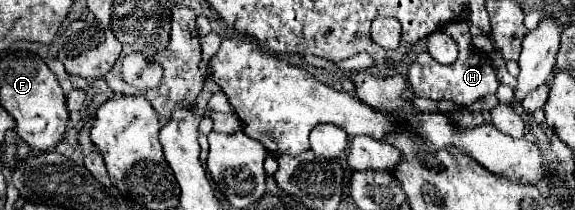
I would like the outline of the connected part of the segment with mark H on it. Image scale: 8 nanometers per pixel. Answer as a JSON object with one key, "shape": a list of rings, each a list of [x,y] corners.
{"shape":[[[460,20],[460,22],[454,22],[454,30],[460,30],[460,36],[468,36],[468,42],[462,42],[460,44],[468,44],[468,50],[462,48],[458,60],[450,66],[442,66],[438,64],[432,56],[428,56],[428,52],[422,52],[418,54],[418,58],[412,62],[410,70],[408,70],[408,86],[410,90],[420,96],[420,98],[432,98],[432,100],[450,100],[458,106],[472,106],[474,102],[478,102],[480,98],[484,98],[486,94],[494,94],[496,88],[500,86],[500,82],[496,80],[496,70],[490,62],[490,58],[484,54],[484,52],[478,52],[474,46],[472,46],[472,36],[468,32],[468,22],[466,20]]]}

